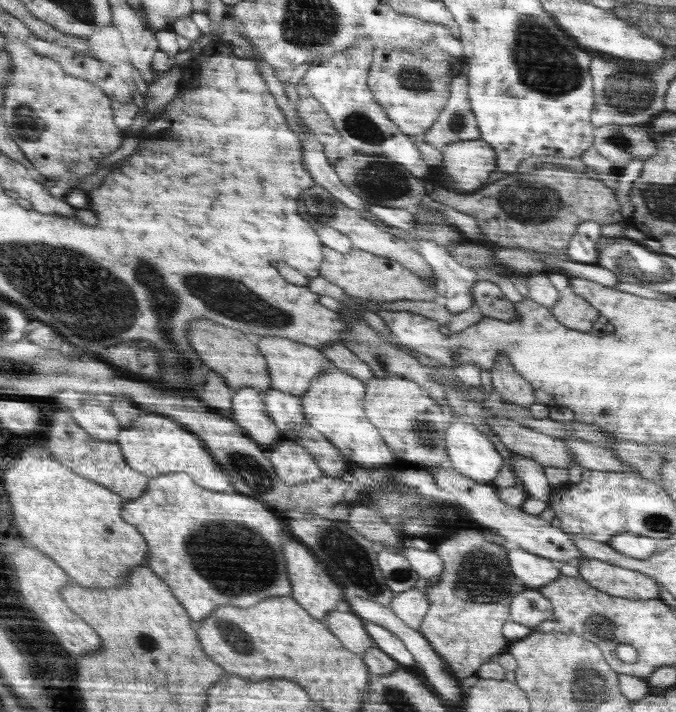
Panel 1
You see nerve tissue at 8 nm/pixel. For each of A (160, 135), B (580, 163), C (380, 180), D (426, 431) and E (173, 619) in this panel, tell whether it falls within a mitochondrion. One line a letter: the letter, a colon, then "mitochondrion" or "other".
A: other
B: other
C: mitochondrion
D: mitochondrion
E: other

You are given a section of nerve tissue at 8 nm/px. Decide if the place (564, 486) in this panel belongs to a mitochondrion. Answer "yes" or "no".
no

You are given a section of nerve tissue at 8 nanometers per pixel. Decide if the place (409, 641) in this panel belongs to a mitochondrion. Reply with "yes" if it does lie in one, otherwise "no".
no

